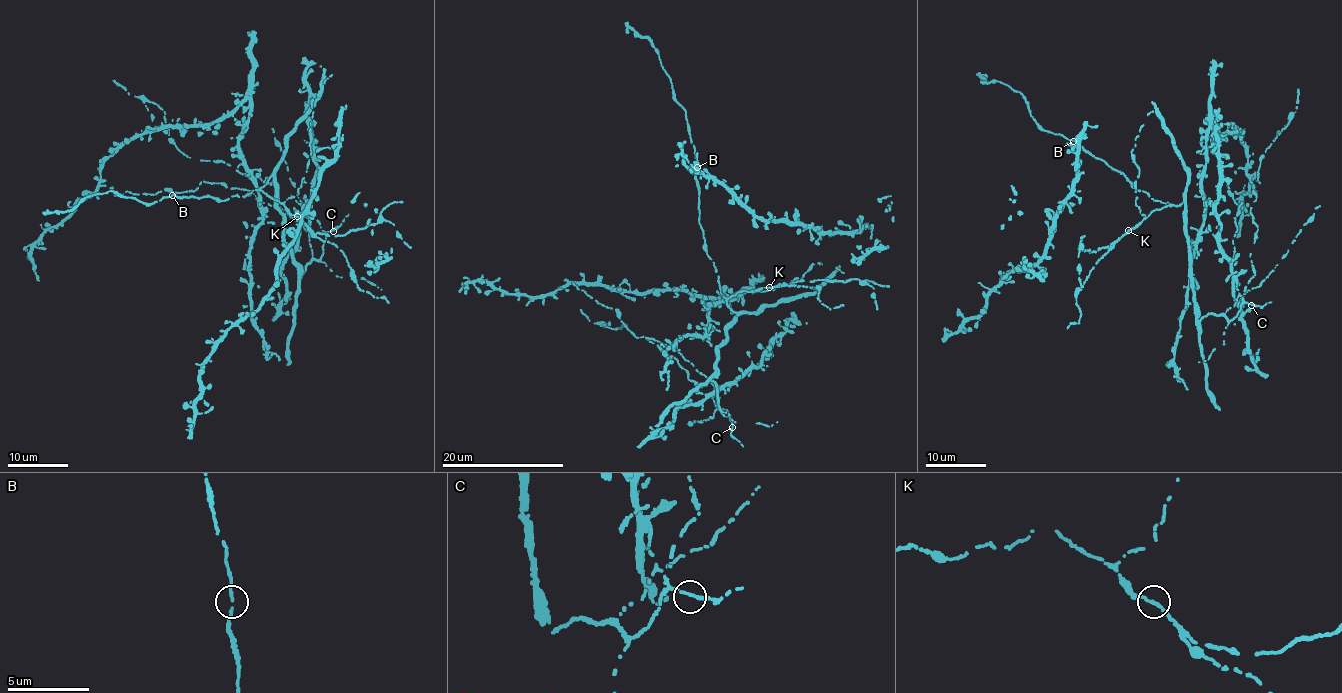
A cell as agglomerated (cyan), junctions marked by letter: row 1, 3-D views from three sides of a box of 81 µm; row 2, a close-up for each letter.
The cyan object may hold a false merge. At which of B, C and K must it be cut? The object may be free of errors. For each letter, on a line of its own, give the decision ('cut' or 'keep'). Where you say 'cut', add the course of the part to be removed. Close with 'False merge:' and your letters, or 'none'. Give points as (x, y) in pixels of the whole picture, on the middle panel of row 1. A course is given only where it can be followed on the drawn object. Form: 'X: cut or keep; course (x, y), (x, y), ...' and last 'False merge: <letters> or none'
B: keep
C: keep
K: cut; course (770, 287), (782, 284), (817, 288), (821, 304), (829, 309), (843, 305)
False merge: K

